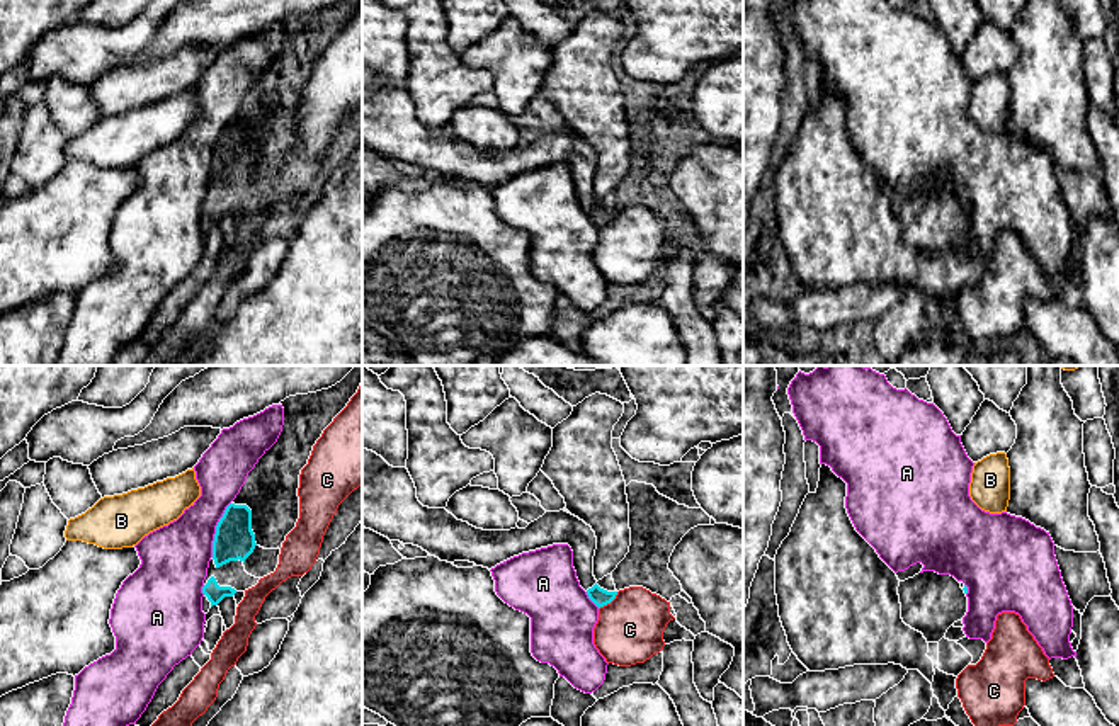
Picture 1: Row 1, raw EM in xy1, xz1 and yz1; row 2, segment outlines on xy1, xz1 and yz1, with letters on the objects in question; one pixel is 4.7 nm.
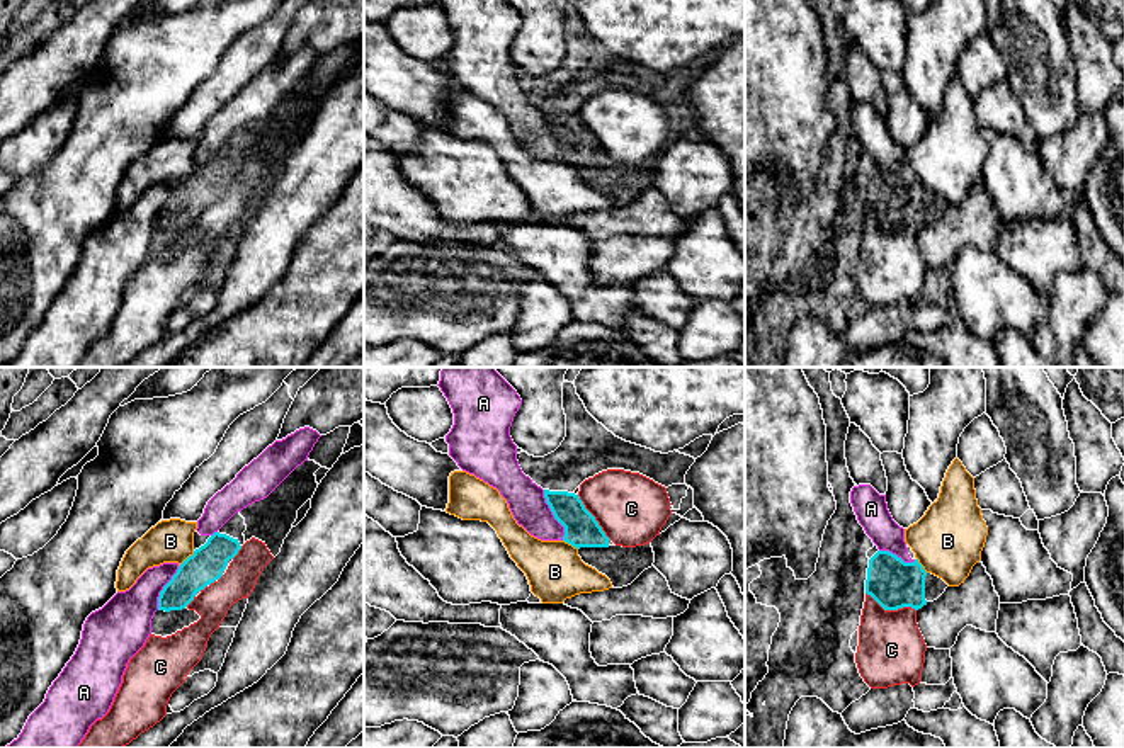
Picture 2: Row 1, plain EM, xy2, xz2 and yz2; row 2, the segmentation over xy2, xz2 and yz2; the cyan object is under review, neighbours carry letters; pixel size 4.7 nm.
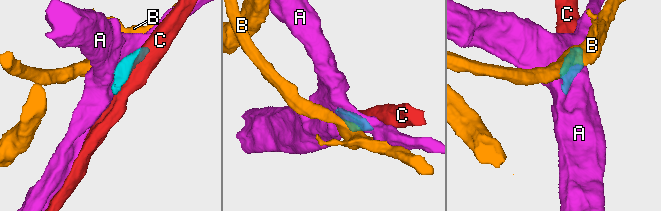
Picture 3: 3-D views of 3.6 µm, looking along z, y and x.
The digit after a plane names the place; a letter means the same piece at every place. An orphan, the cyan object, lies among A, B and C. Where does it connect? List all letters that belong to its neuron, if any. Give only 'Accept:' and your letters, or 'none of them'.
Accept: none of them

